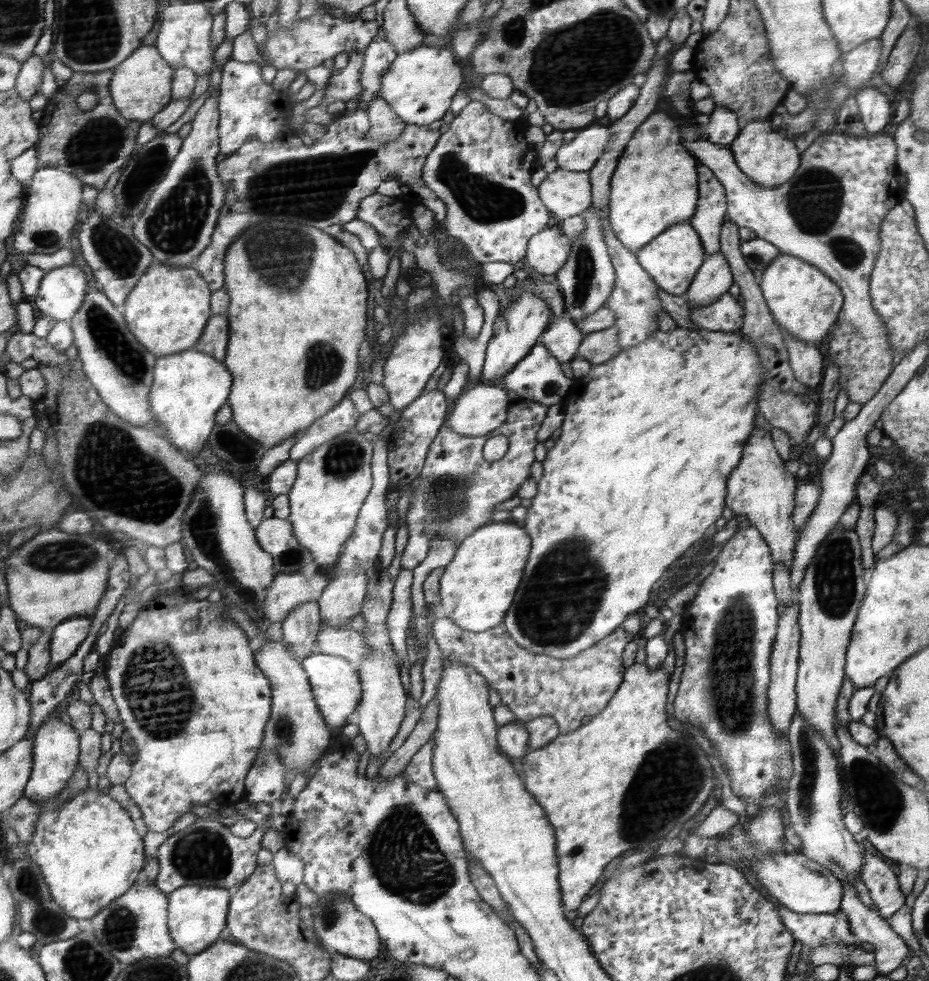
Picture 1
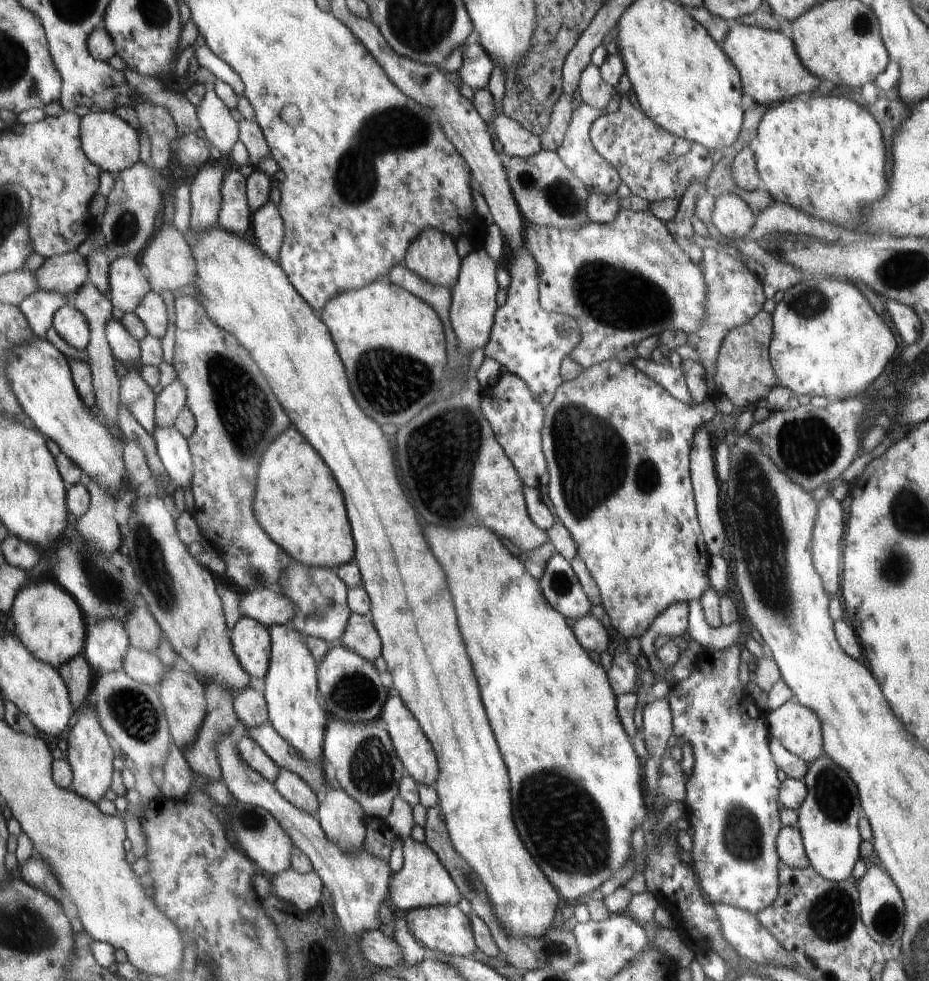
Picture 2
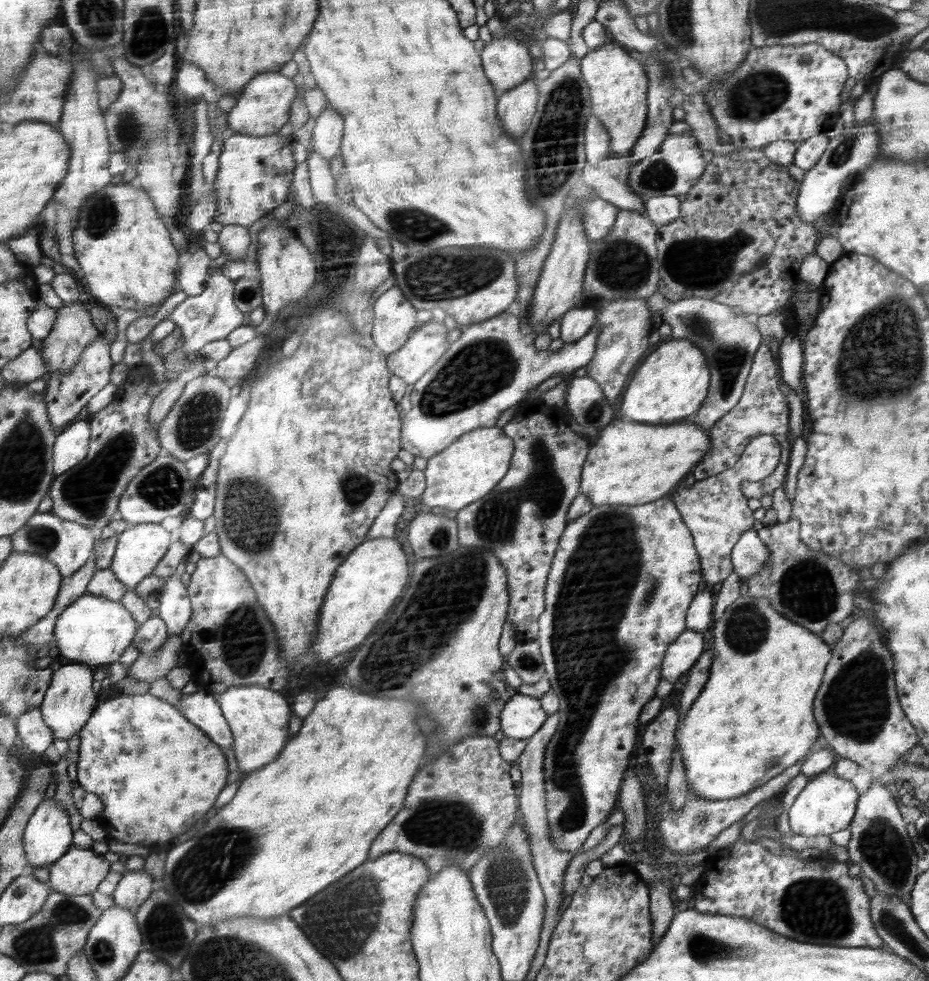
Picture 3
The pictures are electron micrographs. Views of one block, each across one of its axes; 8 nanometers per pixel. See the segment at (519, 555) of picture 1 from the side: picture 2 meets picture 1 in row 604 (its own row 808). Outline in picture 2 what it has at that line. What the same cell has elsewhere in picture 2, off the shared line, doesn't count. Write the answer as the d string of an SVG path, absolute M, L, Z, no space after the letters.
M221 225L196 234L191 230L187 238L197 260L198 274L194 287L199 291L198 300L206 307L210 318L234 333L238 342L254 354L254 362L262 366L262 374L266 374L266 378L270 378L270 386L278 390L282 406L290 410L294 426L306 434L306 440L310 438L310 442L314 442L314 450L330 462L334 478L338 478L338 482L342 482L342 490L346 490L346 506L350 506L350 522L354 522L354 538L358 538L358 558L355 561L369 594L370 617L381 638L381 656L387 664L389 683L413 711L437 753L440 776L434 787L452 844L480 877L507 934L522 940L544 937L550 930L560 898L536 862L530 860L532 856L524 848L512 822L506 766L486 718L478 682L456 624L446 576L428 544L424 550L424 534L414 508L400 488L390 442L382 434L380 426L370 420L352 398L342 360L328 327L296 292L282 267L261 248L242 240L239 234Z

